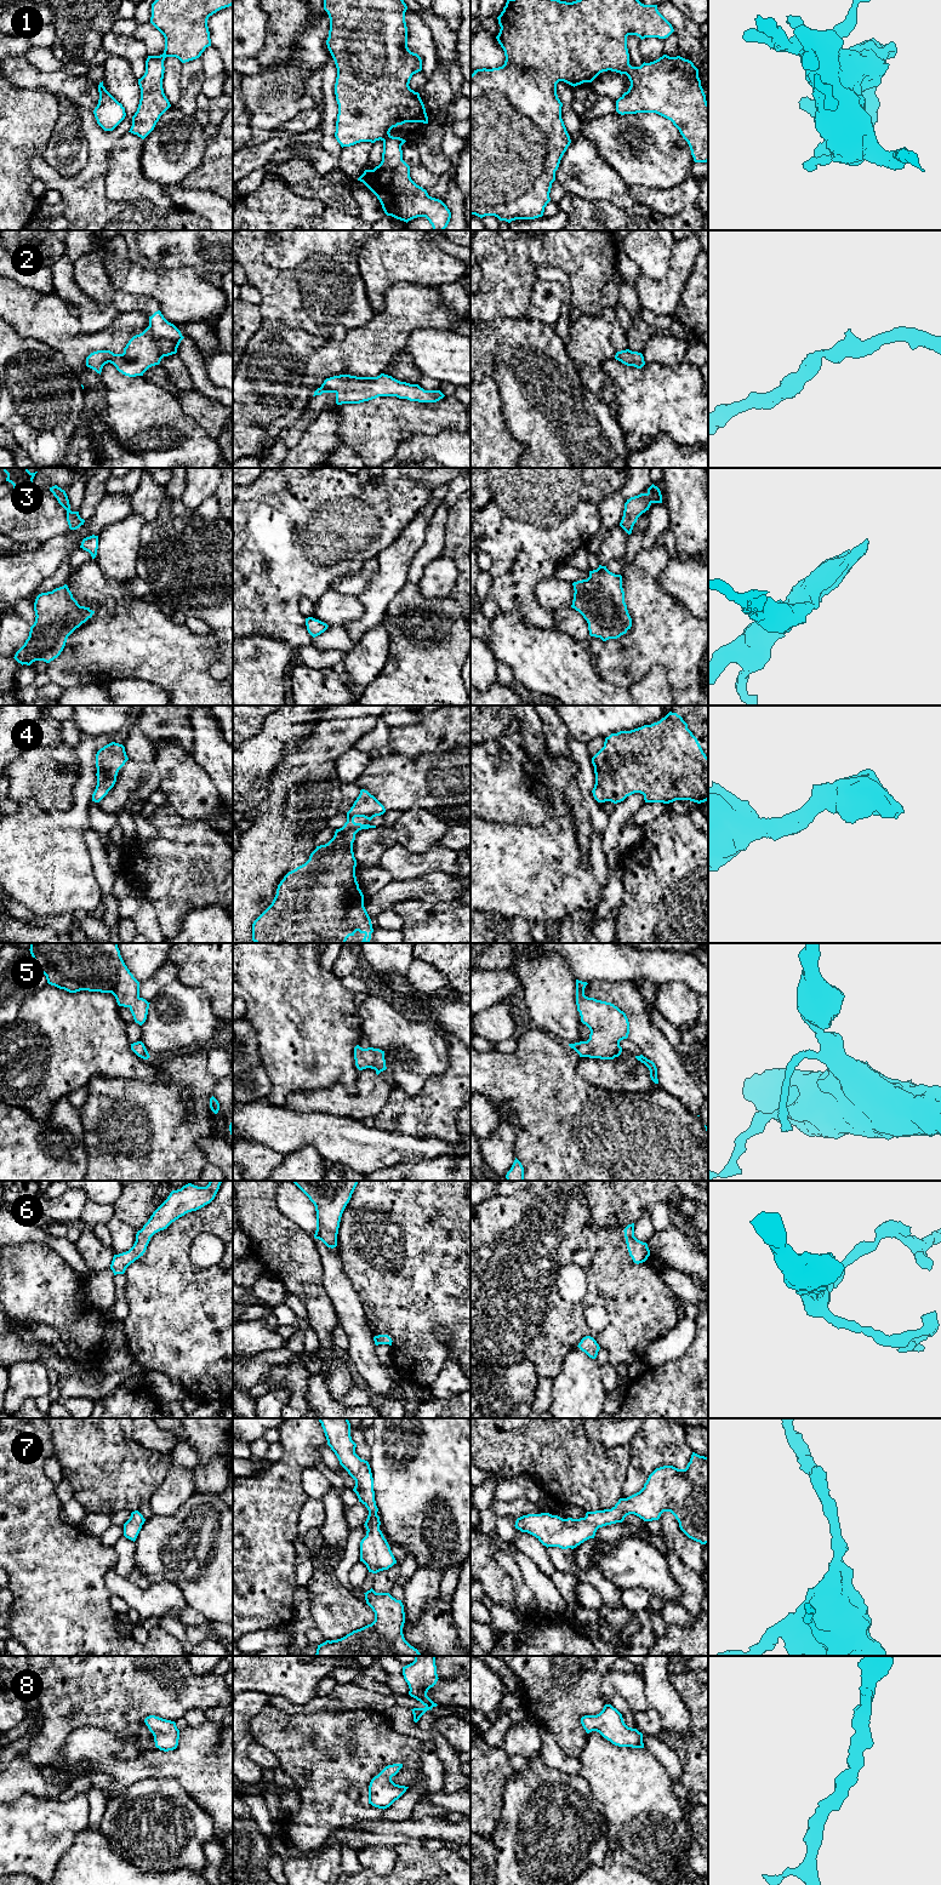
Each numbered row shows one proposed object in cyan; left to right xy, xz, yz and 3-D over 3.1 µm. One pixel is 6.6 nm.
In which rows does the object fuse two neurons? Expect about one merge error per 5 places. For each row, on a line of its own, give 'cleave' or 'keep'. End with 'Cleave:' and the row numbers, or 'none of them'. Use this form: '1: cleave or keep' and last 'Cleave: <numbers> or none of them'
1: keep
2: keep
3: keep
4: keep
5: keep
6: keep
7: keep
8: keep
Cleave: none of them

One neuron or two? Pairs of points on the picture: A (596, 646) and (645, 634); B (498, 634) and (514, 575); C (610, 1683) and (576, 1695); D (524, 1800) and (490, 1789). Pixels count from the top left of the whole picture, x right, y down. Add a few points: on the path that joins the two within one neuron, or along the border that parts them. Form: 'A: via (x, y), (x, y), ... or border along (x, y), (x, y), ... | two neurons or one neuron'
A: border along (604, 641), (596, 662) | two neurons
B: border along (500, 610), (518, 612), (531, 623) | two neurons
C: border along (609, 1669), (600, 1684), (602, 1696) | two neurons
D: border along (515, 1771), (506, 1782), (503, 1805), (496, 1822) | two neurons

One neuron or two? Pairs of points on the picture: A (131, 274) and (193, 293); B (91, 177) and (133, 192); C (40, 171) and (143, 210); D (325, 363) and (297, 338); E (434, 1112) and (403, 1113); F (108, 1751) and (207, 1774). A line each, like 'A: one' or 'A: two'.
A: one
B: two
C: one
D: two
E: one
F: one

